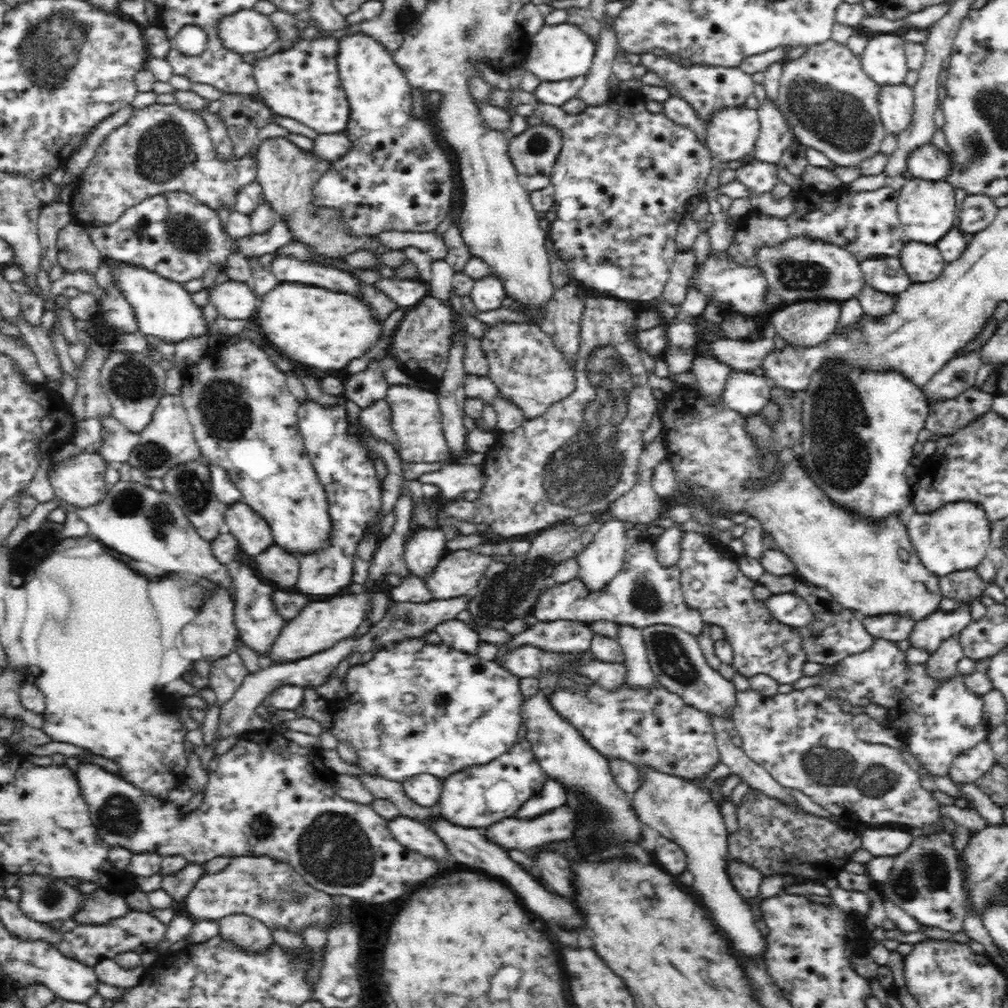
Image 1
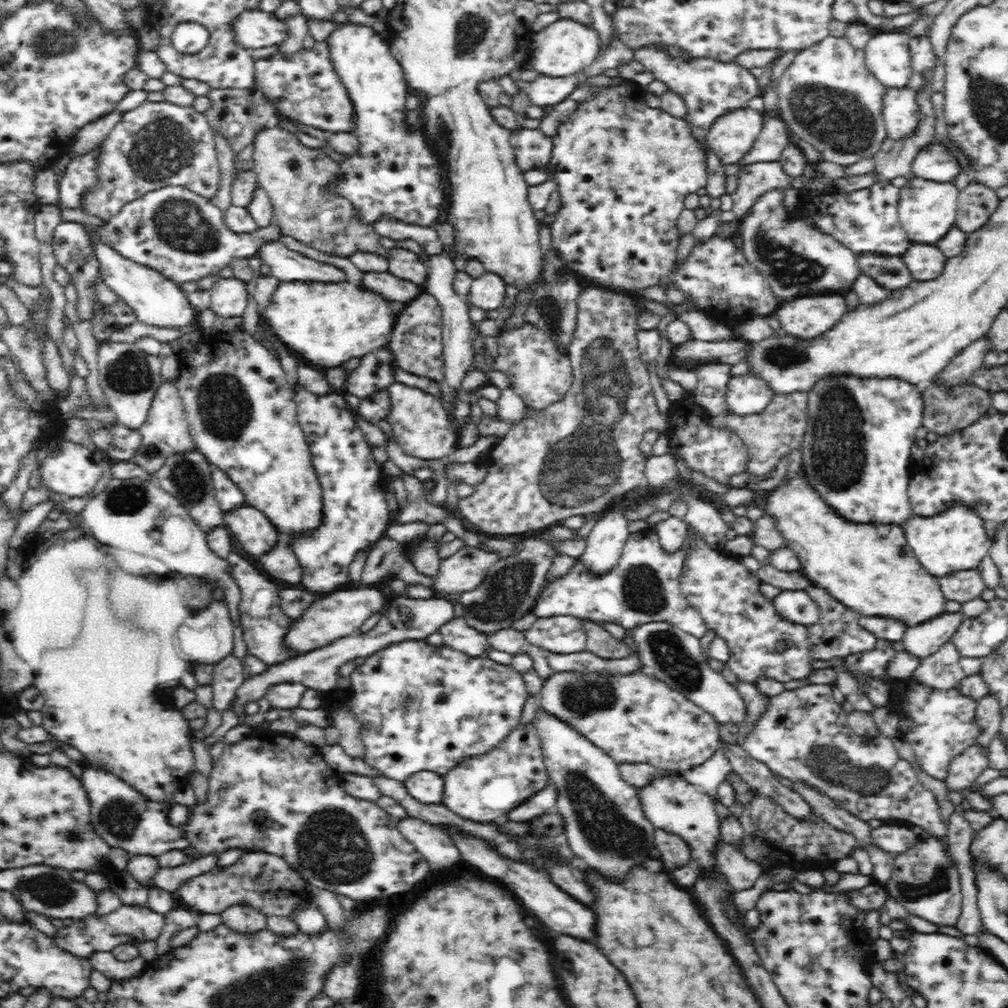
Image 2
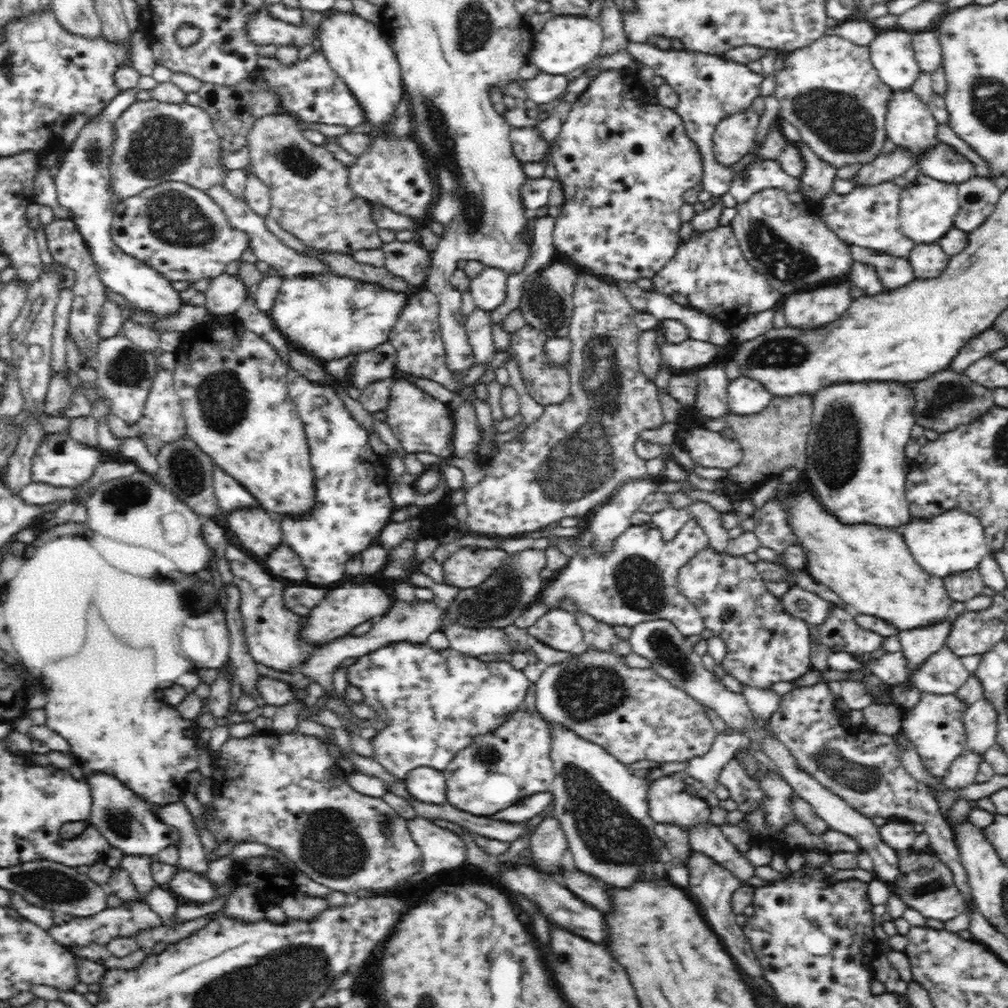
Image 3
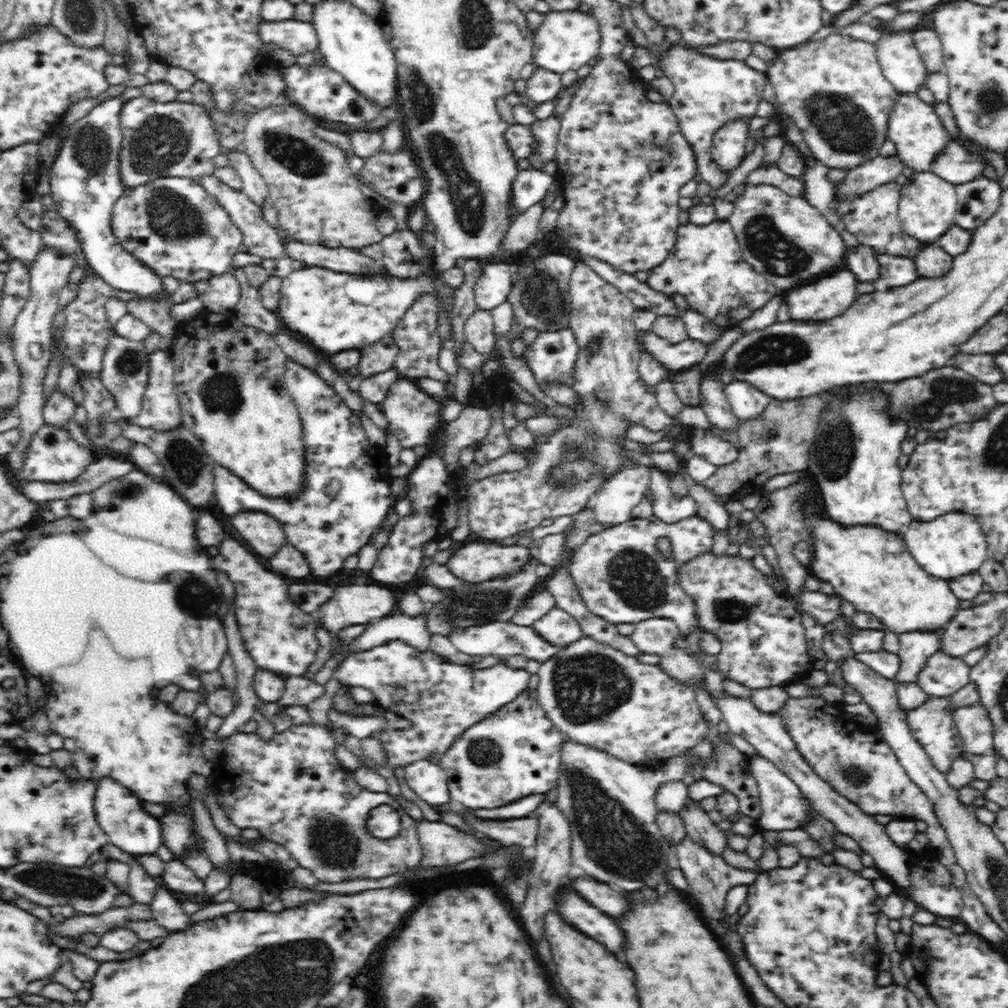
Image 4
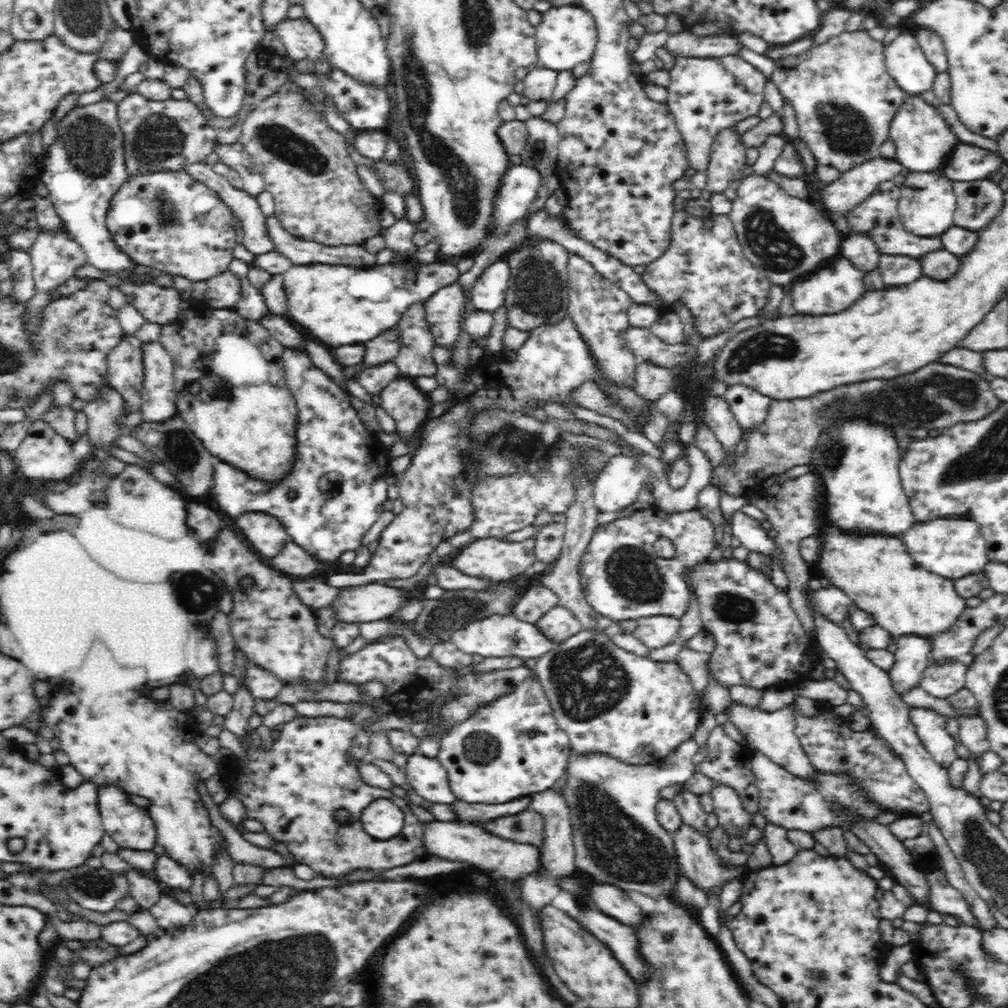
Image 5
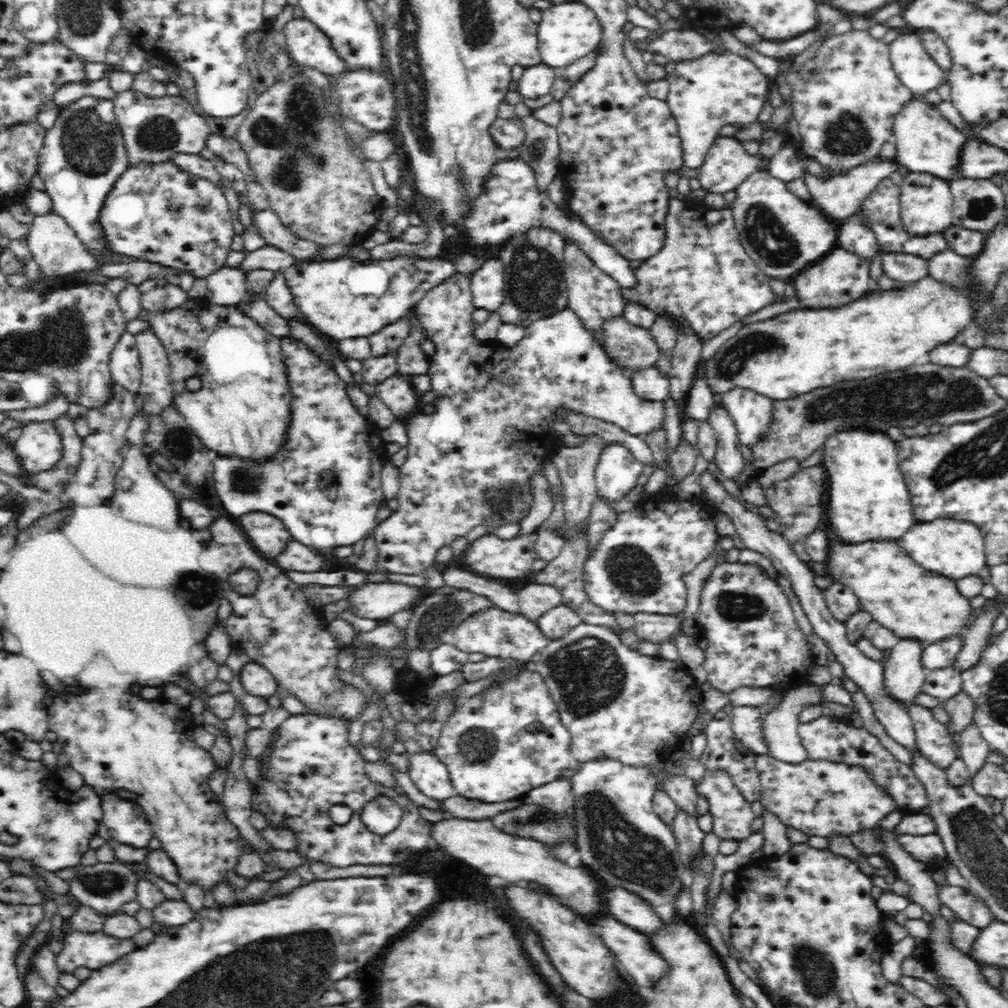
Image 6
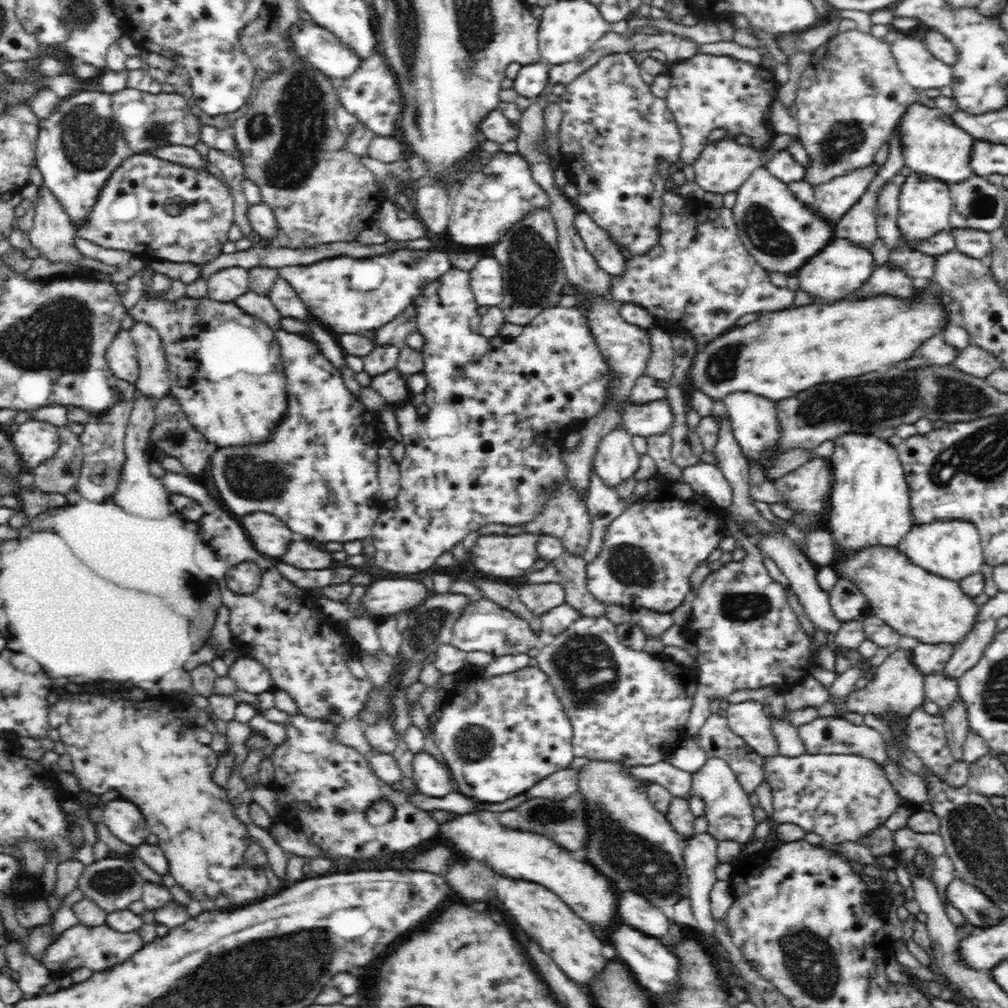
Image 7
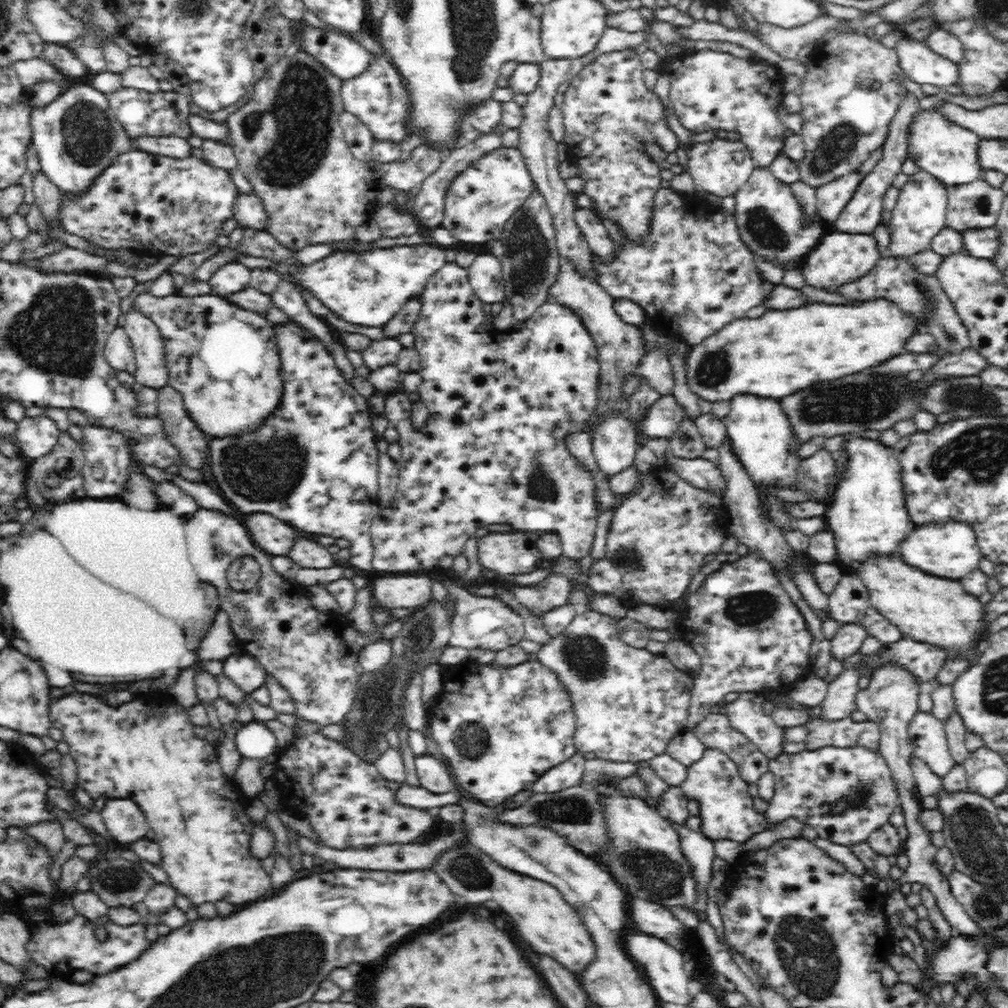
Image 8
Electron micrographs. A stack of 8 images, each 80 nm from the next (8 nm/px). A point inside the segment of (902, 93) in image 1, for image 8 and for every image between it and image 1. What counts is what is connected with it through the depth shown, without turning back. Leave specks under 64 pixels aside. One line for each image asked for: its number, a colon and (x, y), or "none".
2: (902, 114)
3: (909, 124)
4: (914, 127)
5: (924, 143)
6: (927, 143)
7: (933, 145)
8: (947, 150)

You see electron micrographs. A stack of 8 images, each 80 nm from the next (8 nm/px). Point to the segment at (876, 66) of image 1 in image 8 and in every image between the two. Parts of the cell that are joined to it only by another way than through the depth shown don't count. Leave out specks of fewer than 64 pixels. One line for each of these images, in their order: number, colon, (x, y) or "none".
2: (887, 54)
3: (892, 53)
4: (902, 63)
5: (907, 63)
6: (920, 73)
7: (919, 67)
8: (918, 62)

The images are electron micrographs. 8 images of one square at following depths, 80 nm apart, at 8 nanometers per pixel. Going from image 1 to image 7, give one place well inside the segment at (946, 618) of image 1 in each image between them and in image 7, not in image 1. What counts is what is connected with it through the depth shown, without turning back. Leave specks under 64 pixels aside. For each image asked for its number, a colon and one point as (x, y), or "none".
2: (925, 639)
3: (917, 645)
4: (916, 648)
5: (911, 657)
6: (903, 678)
7: (895, 689)

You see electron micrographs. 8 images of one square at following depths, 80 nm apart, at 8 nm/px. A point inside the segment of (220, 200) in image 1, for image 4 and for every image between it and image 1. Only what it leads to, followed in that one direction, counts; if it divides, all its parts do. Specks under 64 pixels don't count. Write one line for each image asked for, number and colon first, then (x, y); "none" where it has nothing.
2: (156, 144)
3: (156, 141)
4: (172, 138)

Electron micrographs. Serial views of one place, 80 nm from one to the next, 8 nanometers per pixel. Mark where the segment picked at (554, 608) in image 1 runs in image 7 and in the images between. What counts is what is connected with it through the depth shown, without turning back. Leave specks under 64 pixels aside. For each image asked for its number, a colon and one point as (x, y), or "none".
2: (642, 587)
3: (634, 580)
4: (622, 577)
5: (622, 578)
6: (638, 566)
7: (653, 546)

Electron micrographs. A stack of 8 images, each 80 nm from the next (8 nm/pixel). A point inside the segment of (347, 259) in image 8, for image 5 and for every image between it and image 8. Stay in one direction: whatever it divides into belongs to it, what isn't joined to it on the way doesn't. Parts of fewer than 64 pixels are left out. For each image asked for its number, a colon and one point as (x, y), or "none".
5: (339, 304)
6: (345, 298)
7: (350, 294)

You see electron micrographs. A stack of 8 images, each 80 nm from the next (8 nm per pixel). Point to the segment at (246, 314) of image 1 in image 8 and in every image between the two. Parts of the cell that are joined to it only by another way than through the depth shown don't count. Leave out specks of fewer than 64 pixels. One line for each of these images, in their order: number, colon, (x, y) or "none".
2: (228, 296)
3: (226, 292)
4: (224, 291)
5: (224, 290)
6: (227, 286)
7: (226, 285)
8: (233, 276)

